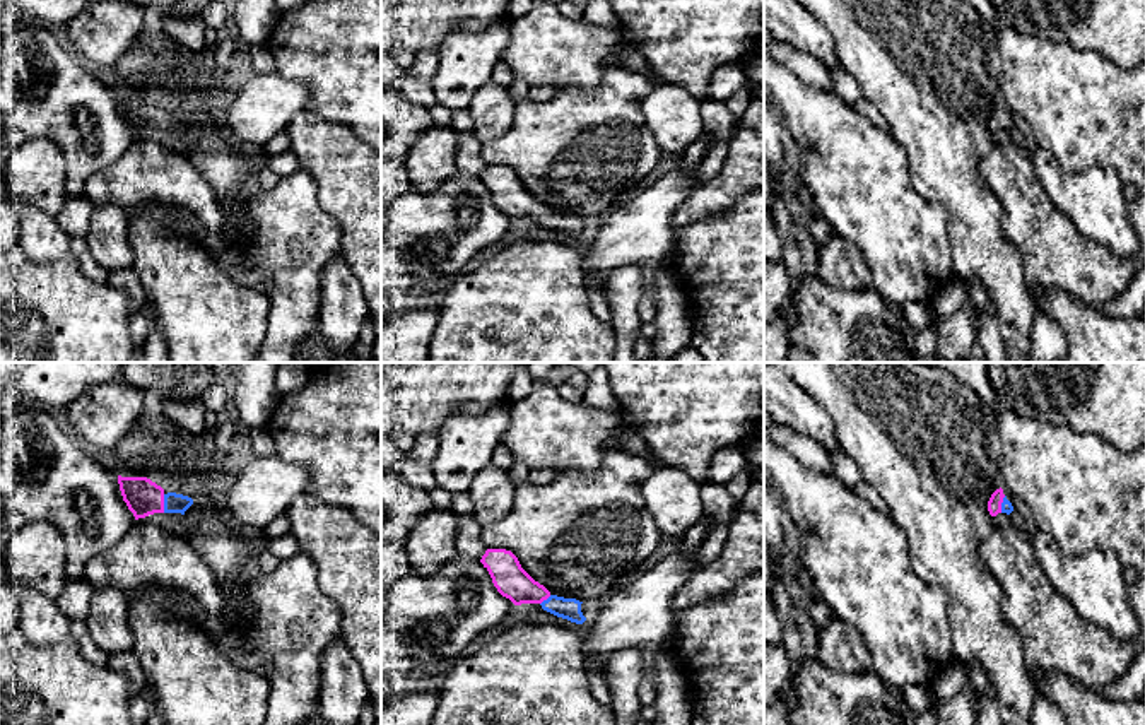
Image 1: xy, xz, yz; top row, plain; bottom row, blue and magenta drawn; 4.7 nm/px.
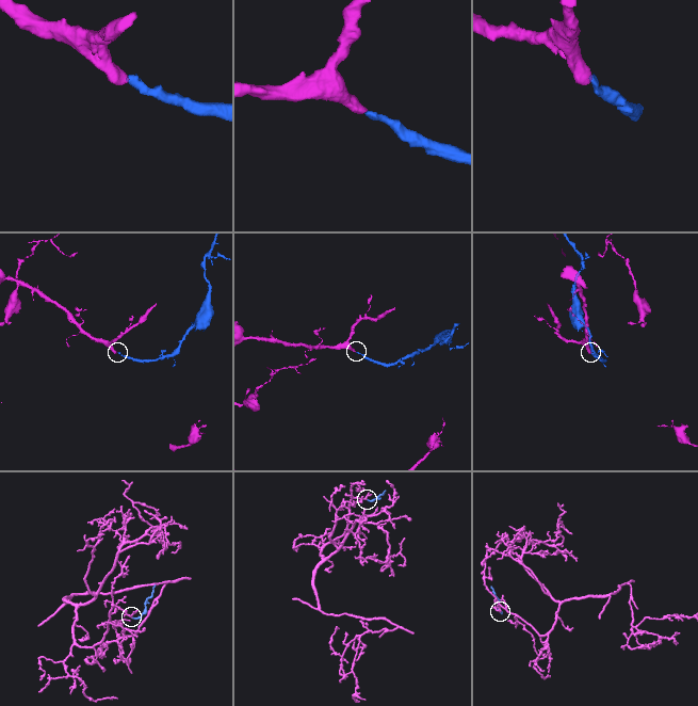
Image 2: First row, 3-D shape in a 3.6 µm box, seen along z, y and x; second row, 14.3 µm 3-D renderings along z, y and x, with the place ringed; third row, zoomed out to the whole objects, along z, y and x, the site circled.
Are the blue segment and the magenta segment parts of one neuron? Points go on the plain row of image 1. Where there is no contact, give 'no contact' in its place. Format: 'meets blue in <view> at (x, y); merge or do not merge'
meets blue in xy at (164, 120); merge

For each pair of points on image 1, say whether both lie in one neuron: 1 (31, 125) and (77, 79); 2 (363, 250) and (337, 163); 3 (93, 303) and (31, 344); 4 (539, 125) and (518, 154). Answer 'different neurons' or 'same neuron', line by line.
1: same neuron
2: same neuron
3: same neuron
4: same neuron

